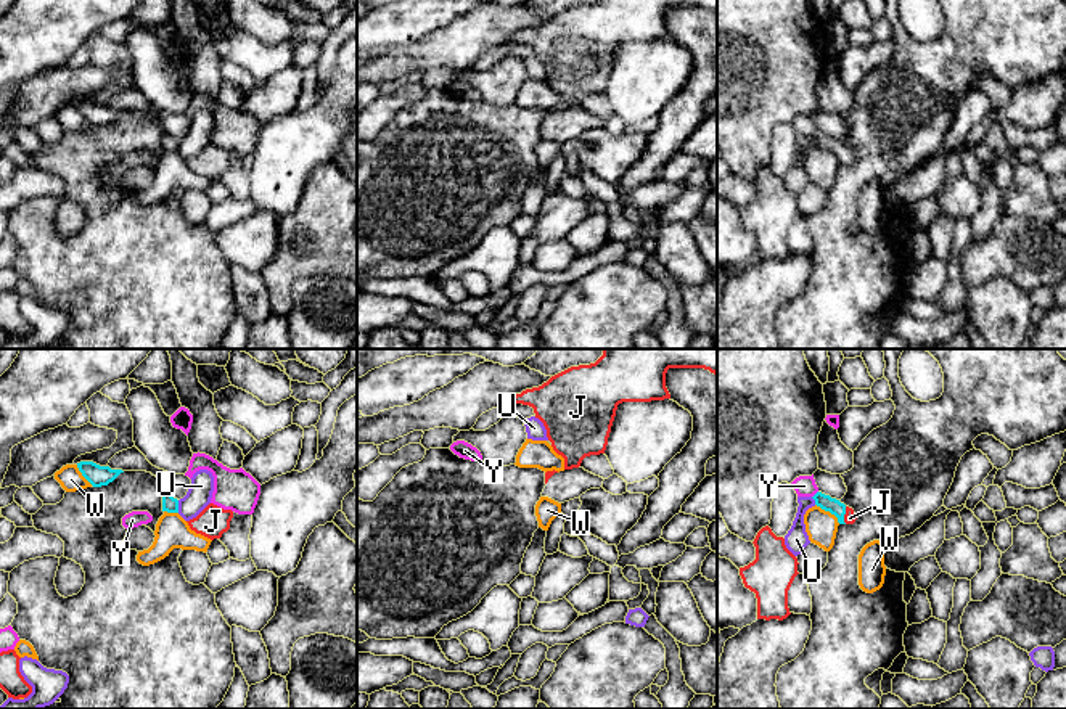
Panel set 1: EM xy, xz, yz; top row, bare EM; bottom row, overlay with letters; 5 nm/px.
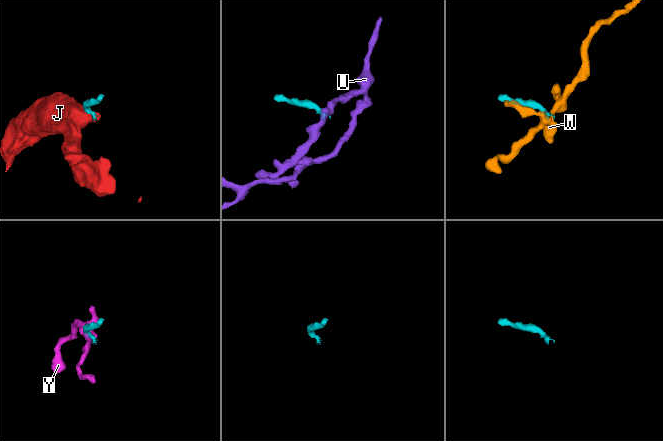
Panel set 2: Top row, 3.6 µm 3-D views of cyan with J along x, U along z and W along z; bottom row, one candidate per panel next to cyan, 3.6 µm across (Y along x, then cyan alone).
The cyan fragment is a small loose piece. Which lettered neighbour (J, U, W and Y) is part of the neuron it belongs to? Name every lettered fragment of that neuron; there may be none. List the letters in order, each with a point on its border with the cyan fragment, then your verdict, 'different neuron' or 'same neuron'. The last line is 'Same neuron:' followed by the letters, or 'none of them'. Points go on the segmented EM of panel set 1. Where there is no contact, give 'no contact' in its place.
J: meets cyan in yz at (844, 513); same neuron
U: meets cyan in xy at (177, 507); different neuron
W: meets cyan in yz at (828, 510); different neuron
Y: meets cyan in yz at (815, 494); different neuron
Same neuron: J

